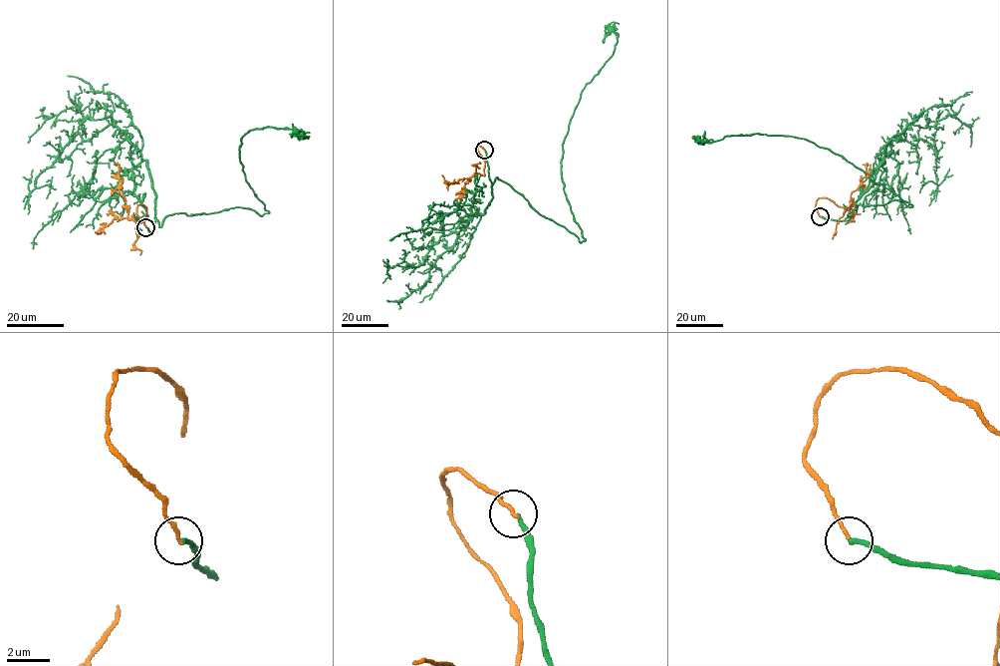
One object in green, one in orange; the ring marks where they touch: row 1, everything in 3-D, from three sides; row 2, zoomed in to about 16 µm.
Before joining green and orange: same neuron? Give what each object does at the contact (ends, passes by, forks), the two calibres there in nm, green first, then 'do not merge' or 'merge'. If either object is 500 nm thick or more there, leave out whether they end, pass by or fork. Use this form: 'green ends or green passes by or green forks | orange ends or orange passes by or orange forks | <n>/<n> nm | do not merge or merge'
green ends | orange ends | 200/170 nm | do not merge

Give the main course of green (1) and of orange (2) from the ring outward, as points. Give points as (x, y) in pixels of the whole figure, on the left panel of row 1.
1: (146, 227), (175, 213), (267, 213), (243, 171), (241, 138), (275, 127), (307, 139), (292, 124)
2: (145, 227), (136, 209), (142, 204), (145, 219), (127, 217), (114, 164)

